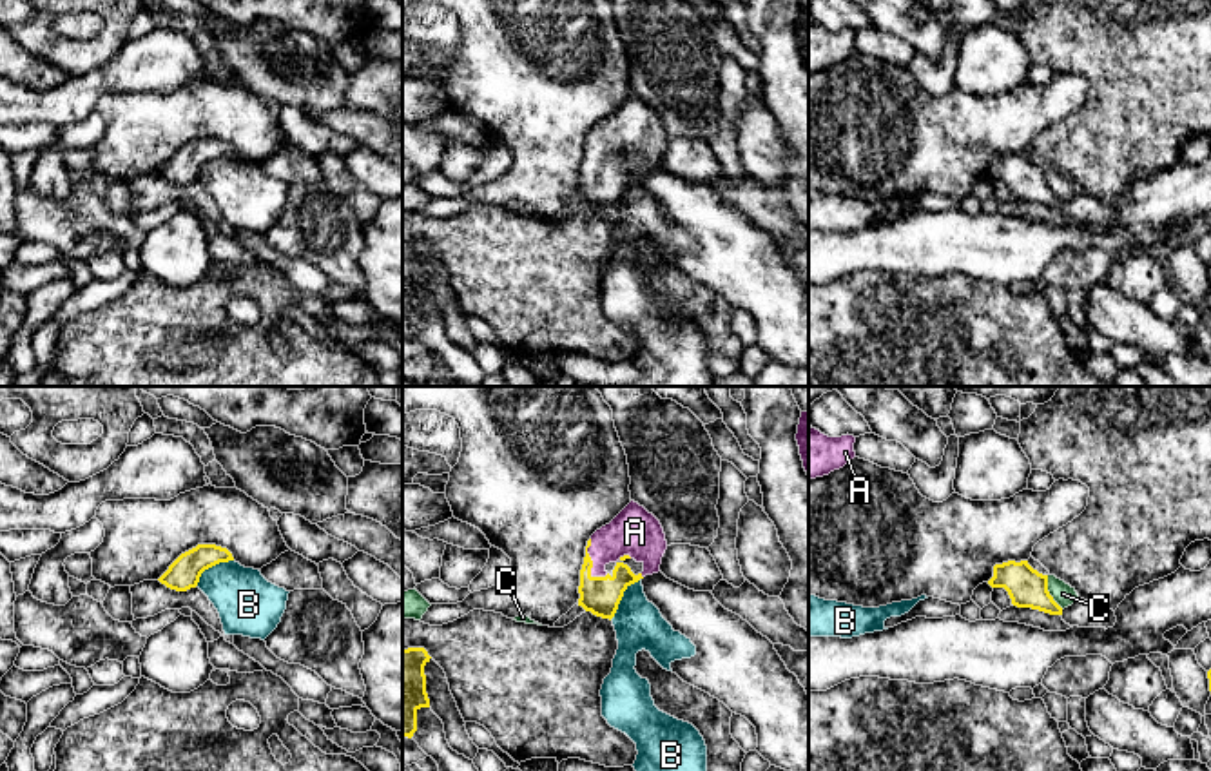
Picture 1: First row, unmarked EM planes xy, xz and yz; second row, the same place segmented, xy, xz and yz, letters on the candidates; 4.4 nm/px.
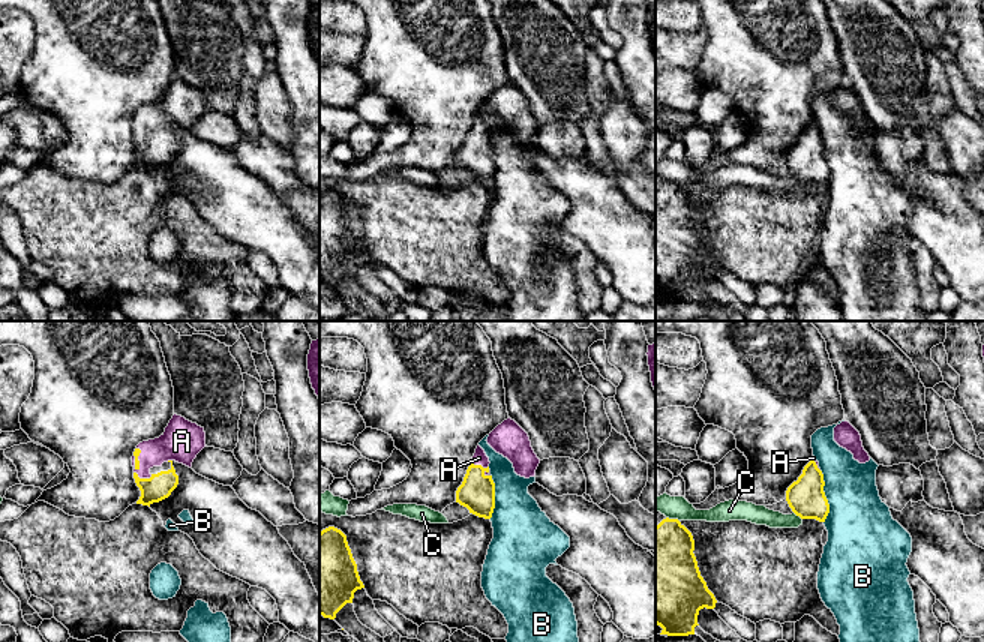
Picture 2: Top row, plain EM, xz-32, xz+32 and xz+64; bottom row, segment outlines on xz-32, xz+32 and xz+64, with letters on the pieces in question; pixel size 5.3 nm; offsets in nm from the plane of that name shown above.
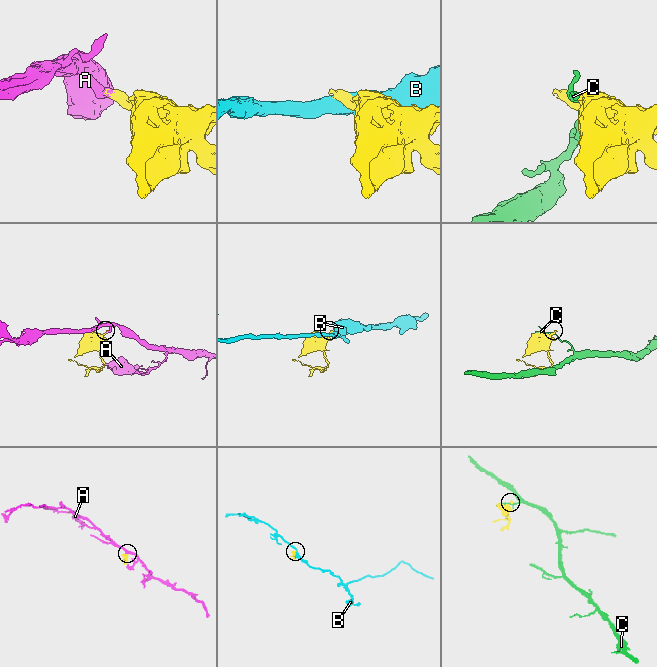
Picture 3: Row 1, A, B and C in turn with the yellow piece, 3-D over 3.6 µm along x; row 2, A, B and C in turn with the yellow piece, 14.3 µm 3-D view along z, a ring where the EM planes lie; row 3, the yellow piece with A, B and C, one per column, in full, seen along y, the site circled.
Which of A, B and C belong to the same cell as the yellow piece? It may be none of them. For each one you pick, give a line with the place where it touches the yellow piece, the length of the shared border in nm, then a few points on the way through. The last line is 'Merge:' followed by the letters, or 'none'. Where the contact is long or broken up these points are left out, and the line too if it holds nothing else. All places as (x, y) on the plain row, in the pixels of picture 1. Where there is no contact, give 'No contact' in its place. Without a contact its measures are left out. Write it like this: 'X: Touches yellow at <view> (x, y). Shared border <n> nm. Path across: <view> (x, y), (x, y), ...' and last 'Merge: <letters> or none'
A: Touches yellow at xz (591, 156). Shared border 190 nm. Path across: xz (600, 189), (591, 167), (591, 156), (611, 136), (635, 126)
Merge: A

